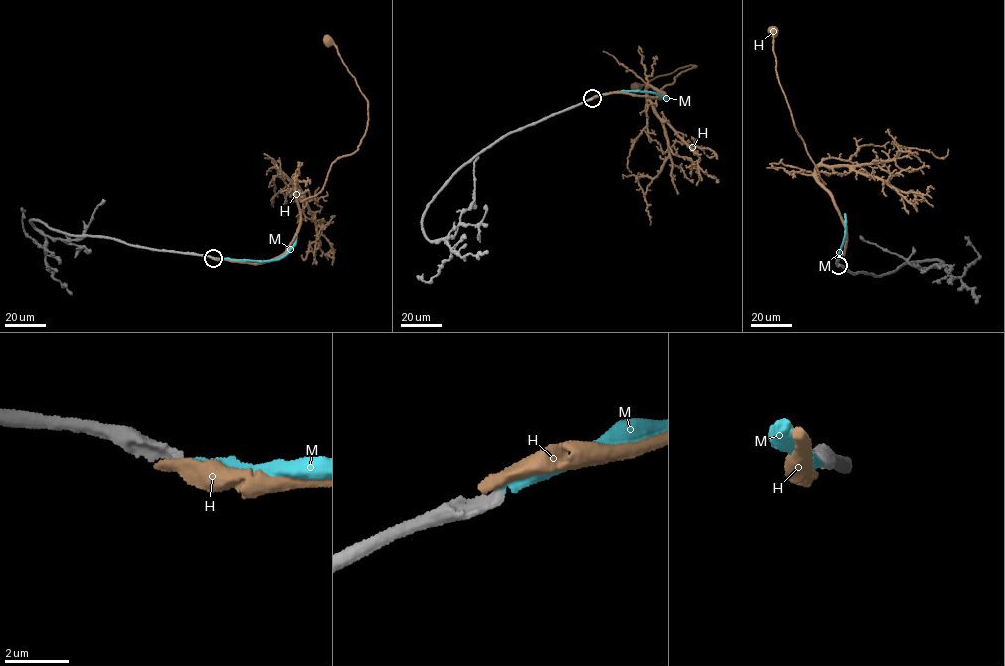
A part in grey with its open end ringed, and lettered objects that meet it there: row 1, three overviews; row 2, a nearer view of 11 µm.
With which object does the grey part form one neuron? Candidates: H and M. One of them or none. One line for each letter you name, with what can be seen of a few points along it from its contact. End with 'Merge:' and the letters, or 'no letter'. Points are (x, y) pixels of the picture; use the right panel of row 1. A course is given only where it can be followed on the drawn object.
M: it runs (839, 265), (836, 259), (846, 229), (844, 214)
Merge: M

